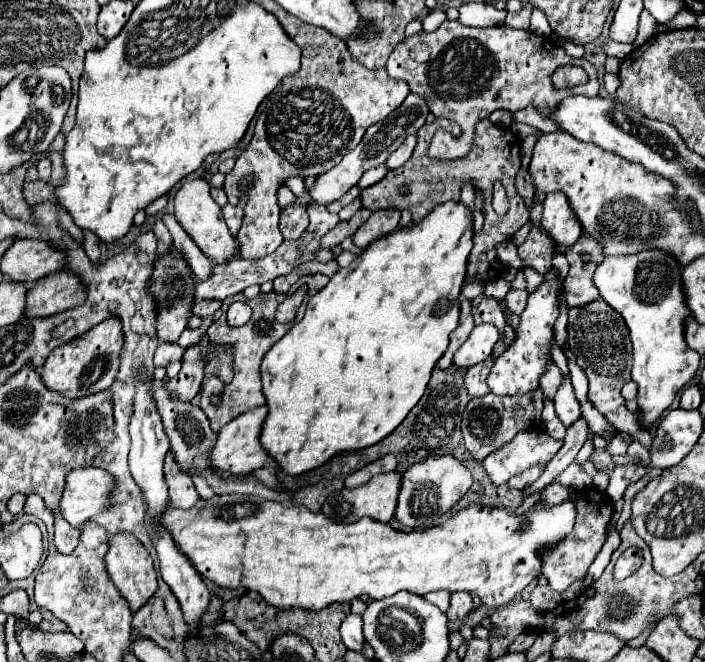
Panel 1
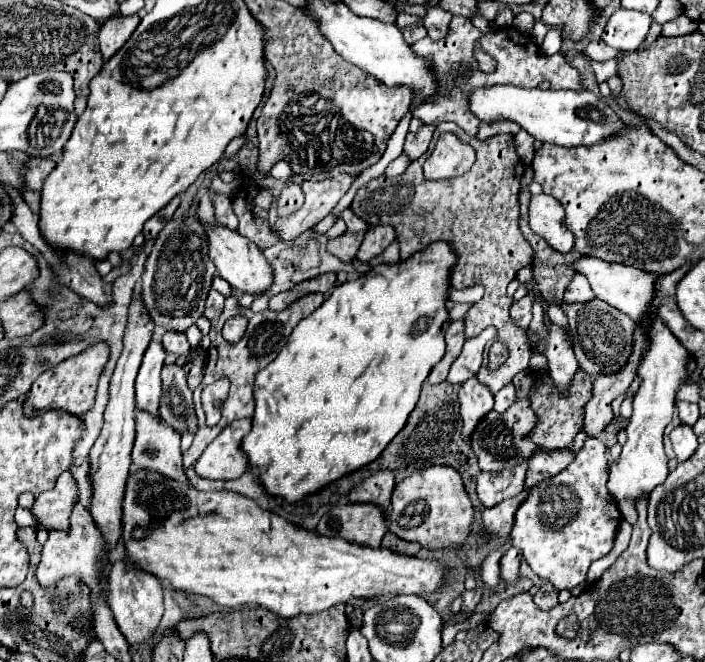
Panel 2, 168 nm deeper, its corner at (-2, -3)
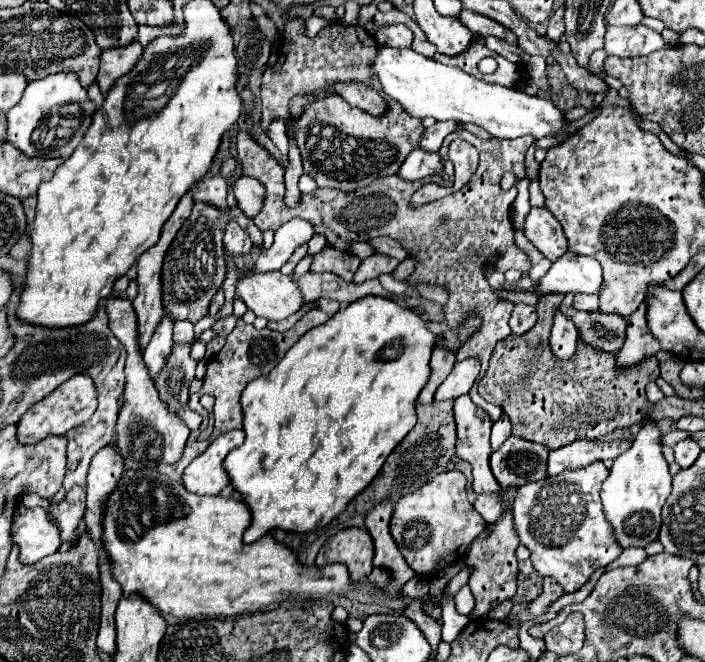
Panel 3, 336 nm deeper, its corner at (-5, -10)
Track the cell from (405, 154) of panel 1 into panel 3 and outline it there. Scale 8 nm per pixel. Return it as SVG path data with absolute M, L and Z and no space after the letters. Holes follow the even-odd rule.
M448 120L448 122L436 122L430 128L426 128L420 136L420 148L426 152L438 152L442 140L456 130L456 122Z

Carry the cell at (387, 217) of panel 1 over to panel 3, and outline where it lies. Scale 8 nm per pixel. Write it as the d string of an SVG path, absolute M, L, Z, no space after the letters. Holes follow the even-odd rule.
M372 254L370 258L362 260L360 268L354 274L354 282L366 282L370 278L378 278L384 272L392 272L400 262L392 256L384 256L384 254Z

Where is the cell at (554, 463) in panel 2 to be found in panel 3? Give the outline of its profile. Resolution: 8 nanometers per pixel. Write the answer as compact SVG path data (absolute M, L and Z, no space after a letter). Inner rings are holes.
M576 440L568 446L552 450L548 456L548 476L558 476L566 470L584 468L596 460L614 460L630 448L630 440Z

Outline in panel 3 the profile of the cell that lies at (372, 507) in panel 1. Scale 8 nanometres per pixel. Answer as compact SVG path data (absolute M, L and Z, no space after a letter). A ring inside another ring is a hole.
M344 528L324 542L318 552L316 566L342 562L348 564L348 570L356 580L366 578L372 572L374 542L366 528Z

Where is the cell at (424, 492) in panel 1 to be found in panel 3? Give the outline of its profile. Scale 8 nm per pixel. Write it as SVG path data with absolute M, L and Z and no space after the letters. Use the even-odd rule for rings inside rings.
M458 470L444 472L422 488L402 496L396 502L394 516L390 522L392 538L396 540L408 566L416 574L424 576L430 576L438 568L462 558L472 540L476 540L484 528L486 522L468 502L466 478Z

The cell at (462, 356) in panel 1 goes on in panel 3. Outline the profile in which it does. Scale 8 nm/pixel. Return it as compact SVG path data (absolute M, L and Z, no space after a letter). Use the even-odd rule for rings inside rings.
M466 358L462 362L456 362L454 372L450 372L450 376L440 384L436 400L454 400L462 394L468 394L478 374L480 374L478 358Z

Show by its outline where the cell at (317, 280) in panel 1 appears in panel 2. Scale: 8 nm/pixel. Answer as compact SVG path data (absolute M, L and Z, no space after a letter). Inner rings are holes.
M311 293L311 295L301 297L299 301L295 301L289 309L285 309L285 311L281 311L281 313L275 313L275 311L271 311L271 309L265 309L265 311L261 311L261 313L253 313L251 309L239 307L235 297L227 297L227 299L225 299L223 313L221 313L221 317L219 317L217 321L213 321L211 331L209 331L211 347L209 347L209 351L207 351L207 369L205 369L205 373L203 373L203 381L201 381L201 385L193 392L193 403L198 418L198 425L191 447L183 453L183 469L191 467L191 465L197 461L197 457L203 453L203 449L223 431L225 425L229 425L229 423L235 421L235 419L253 417L253 407L255 407L255 405L253 405L253 395L251 395L251 391L253 391L255 373L257 373L261 367L269 365L269 363L277 357L279 349L287 343L287 337L291 335L293 327L295 327L305 315L313 313L323 301L325 301L325 297L323 297L321 293ZM235 315L247 317L249 325L247 325L247 331L245 331L243 339L241 339L239 343L231 345L231 343L227 343L227 341L221 337L221 327L223 327L223 323L225 323L229 317L235 317ZM221 377L227 377L227 379L231 381L229 395L227 395L225 401L219 403L221 421L219 421L215 427L207 427L205 413L201 403L201 391L207 383L213 383L213 381L217 381L217 379L221 379Z

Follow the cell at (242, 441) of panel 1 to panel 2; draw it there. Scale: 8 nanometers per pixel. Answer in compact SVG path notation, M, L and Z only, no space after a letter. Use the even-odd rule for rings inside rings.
M237 419L229 423L221 435L217 435L203 455L195 463L195 473L203 479L237 479L249 465L247 457L241 455L241 437L251 429L251 419Z

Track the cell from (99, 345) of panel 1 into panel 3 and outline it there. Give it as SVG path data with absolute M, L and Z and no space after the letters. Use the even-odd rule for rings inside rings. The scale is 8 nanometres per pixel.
M76 374L72 380L60 384L54 392L50 392L46 398L42 398L38 404L32 404L26 414L18 422L18 440L24 444L34 444L50 434L66 434L68 430L82 426L90 420L90 416L96 410L96 386L92 376Z

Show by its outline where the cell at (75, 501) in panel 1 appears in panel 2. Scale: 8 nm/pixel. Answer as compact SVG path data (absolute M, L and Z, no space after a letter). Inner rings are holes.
M69 471L61 473L61 477L57 479L55 487L41 493L33 507L31 507L31 513L37 521L37 525L33 527L35 531L39 531L41 527L45 531L67 531L69 529L69 515L71 515L71 509L77 501L77 485L75 485L75 479L71 477Z

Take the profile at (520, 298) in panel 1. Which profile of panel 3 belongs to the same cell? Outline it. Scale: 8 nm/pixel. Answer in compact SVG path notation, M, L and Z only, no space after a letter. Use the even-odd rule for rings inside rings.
M516 304L512 318L510 318L510 328L514 334L524 334L536 324L536 308L528 304Z

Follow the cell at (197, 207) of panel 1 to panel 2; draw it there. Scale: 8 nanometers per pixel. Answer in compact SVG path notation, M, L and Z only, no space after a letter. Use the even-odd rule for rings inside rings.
M219 227L219 229L205 229L207 231L207 243L209 243L209 255L215 261L215 267L219 275L237 291L241 293L251 293L251 295L261 295L273 285L273 267L265 259L263 251L253 245L249 239L241 237L239 233Z

